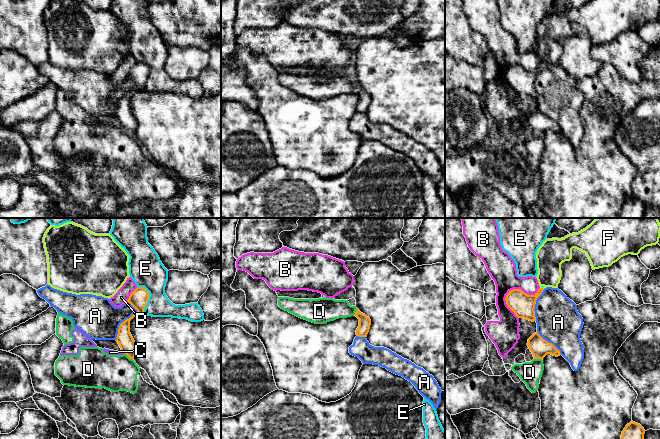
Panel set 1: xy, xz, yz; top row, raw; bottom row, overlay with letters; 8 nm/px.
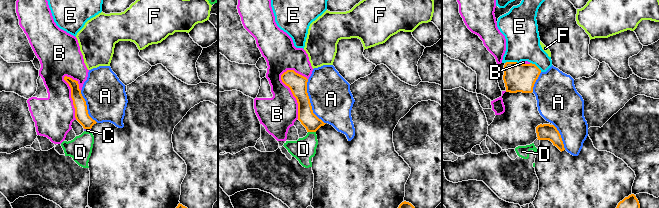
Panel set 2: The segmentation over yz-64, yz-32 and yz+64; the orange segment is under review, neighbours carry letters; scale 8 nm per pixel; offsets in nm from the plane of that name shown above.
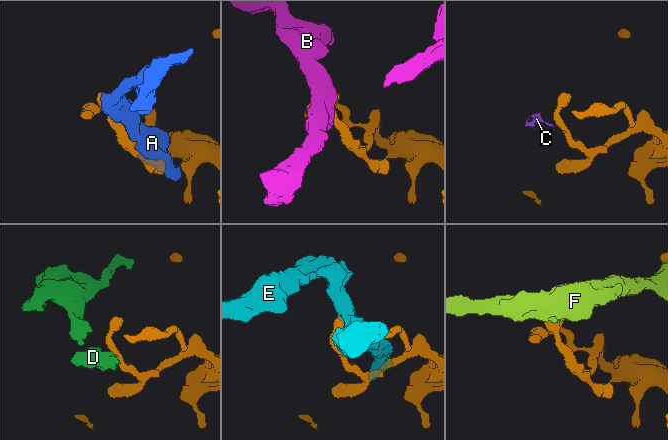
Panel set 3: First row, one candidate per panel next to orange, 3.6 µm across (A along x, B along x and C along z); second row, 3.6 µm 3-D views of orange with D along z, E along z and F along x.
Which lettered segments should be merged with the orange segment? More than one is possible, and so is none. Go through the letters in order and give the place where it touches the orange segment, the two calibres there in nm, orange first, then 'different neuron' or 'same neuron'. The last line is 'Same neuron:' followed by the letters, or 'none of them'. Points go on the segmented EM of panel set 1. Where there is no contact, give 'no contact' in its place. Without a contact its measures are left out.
A: meets orange in xy at (127, 319); 150 nm thick on the orange side, 320 nm on the other; different neuron
B: meets orange in yz at (518, 289); 190 nm thick on the orange side, 220 nm on the other; different neuron
C: meets orange in xy at (123, 352); 130 nm thick on the orange side, 50 nm on the other; different neuron
D: meets orange in xy at (128, 356); 130 nm thick on the orange side, 300 nm on the other; different neuron
E: meets orange in xy at (148, 297); 150 nm thick on the orange side, 280 nm on the other; different neuron
F: meets orange in yz at (542, 288); 190 nm thick on the orange side, 200 nm on the other; different neuron
Same neuron: none of them

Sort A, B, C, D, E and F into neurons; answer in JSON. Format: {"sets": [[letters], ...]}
{"sets": [["A"], ["B"], ["C", "D"], ["E"], ["F"]]}

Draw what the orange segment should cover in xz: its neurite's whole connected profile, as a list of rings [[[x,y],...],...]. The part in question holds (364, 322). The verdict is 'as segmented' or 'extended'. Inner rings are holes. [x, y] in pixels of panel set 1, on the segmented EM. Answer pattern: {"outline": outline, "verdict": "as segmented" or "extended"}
{"outline": [[[358,309],[355,312],[355,316],[359,319],[359,326],[356,330],[356,335],[359,337],[367,337],[371,325],[370,318],[361,313]]], "verdict": "as segmented"}

